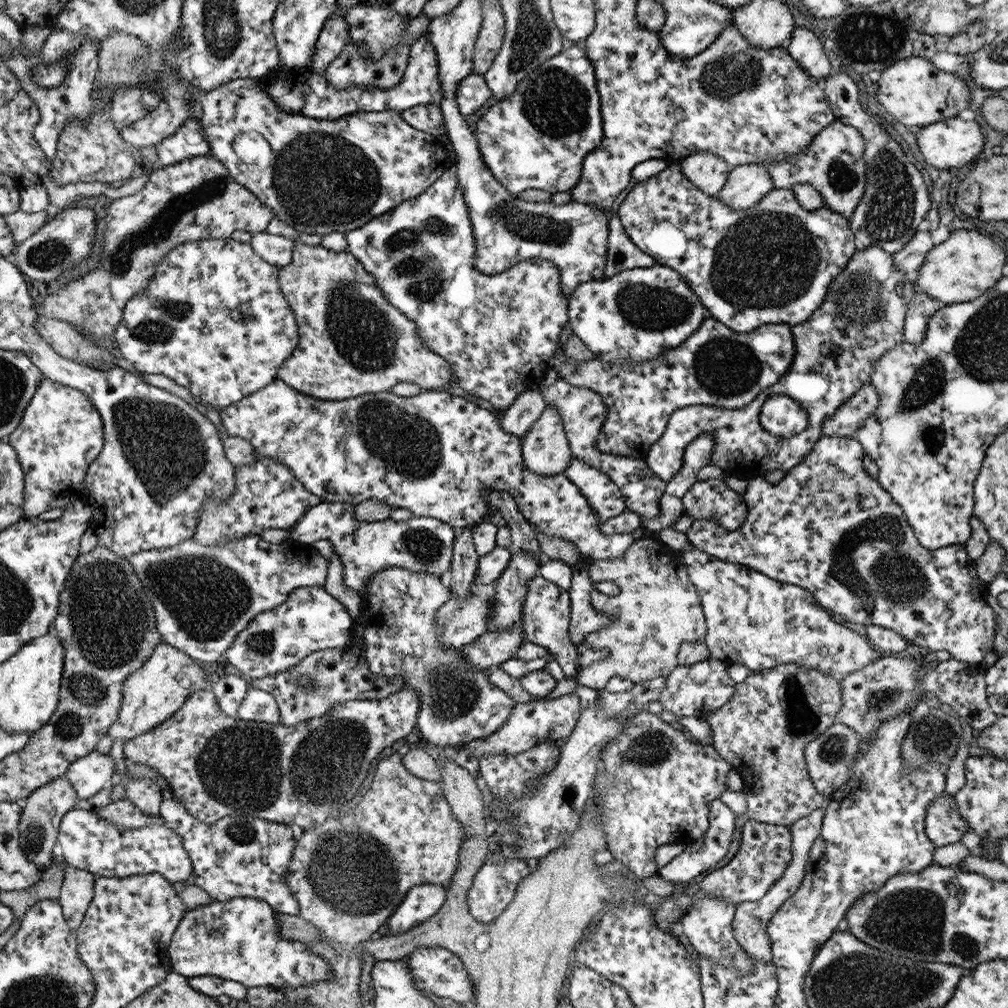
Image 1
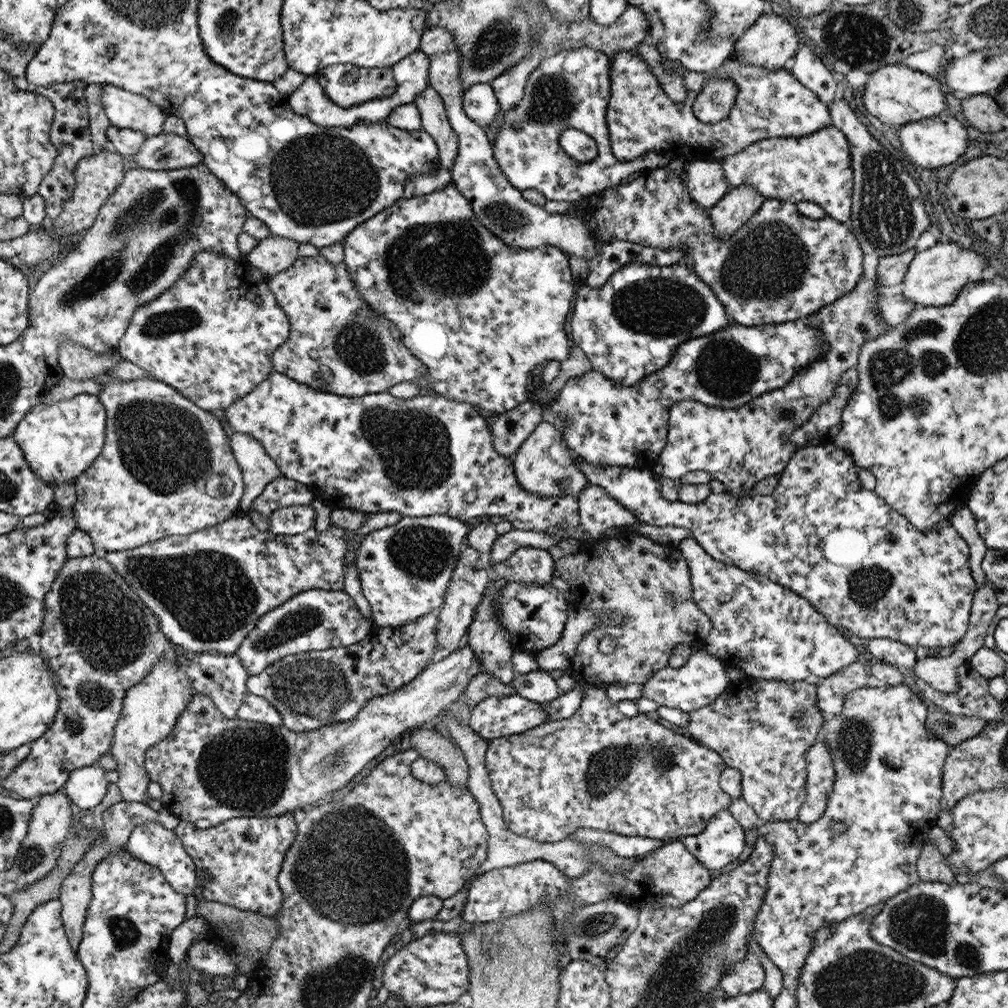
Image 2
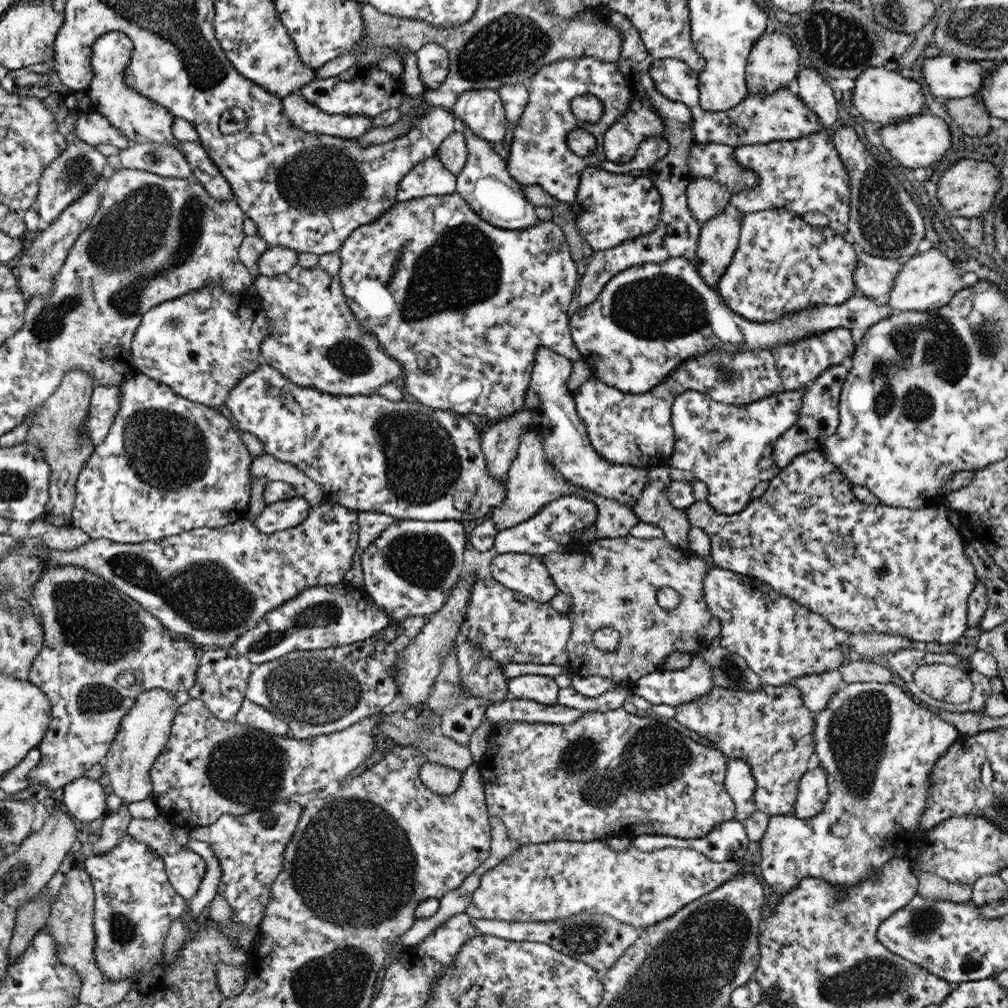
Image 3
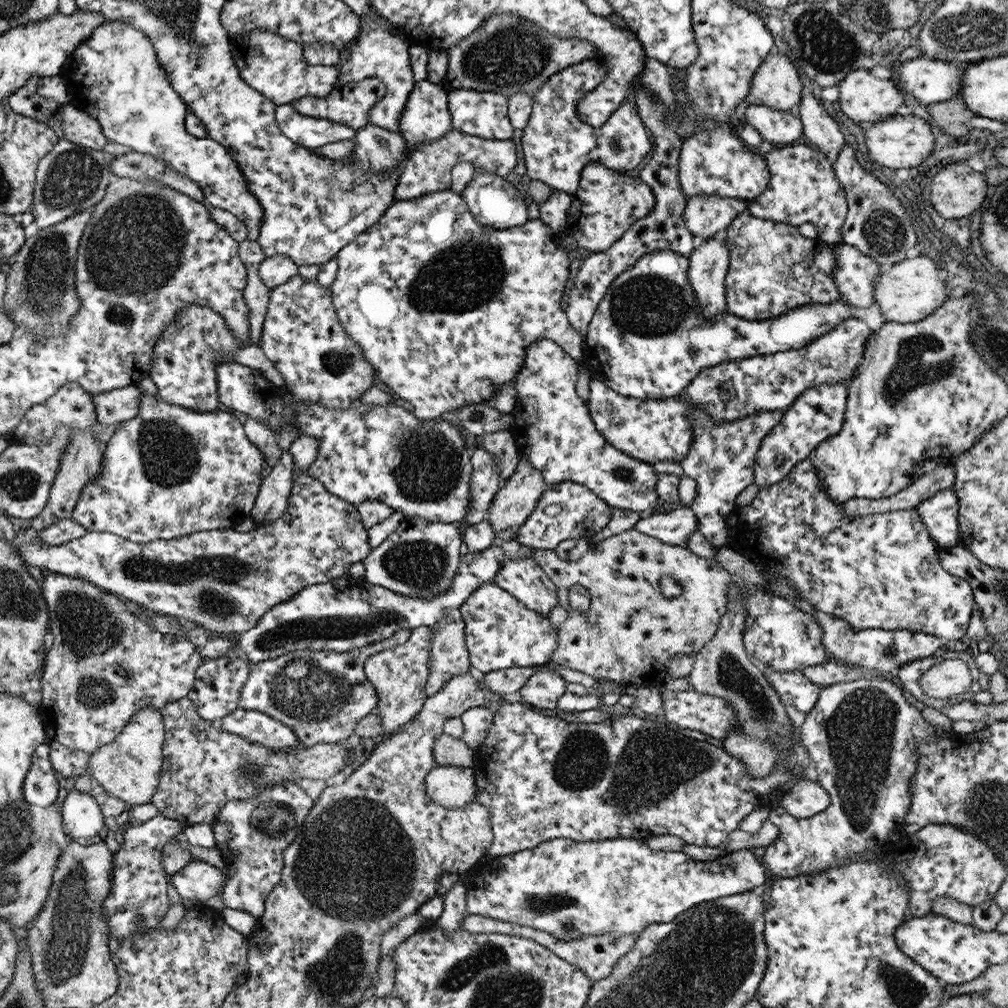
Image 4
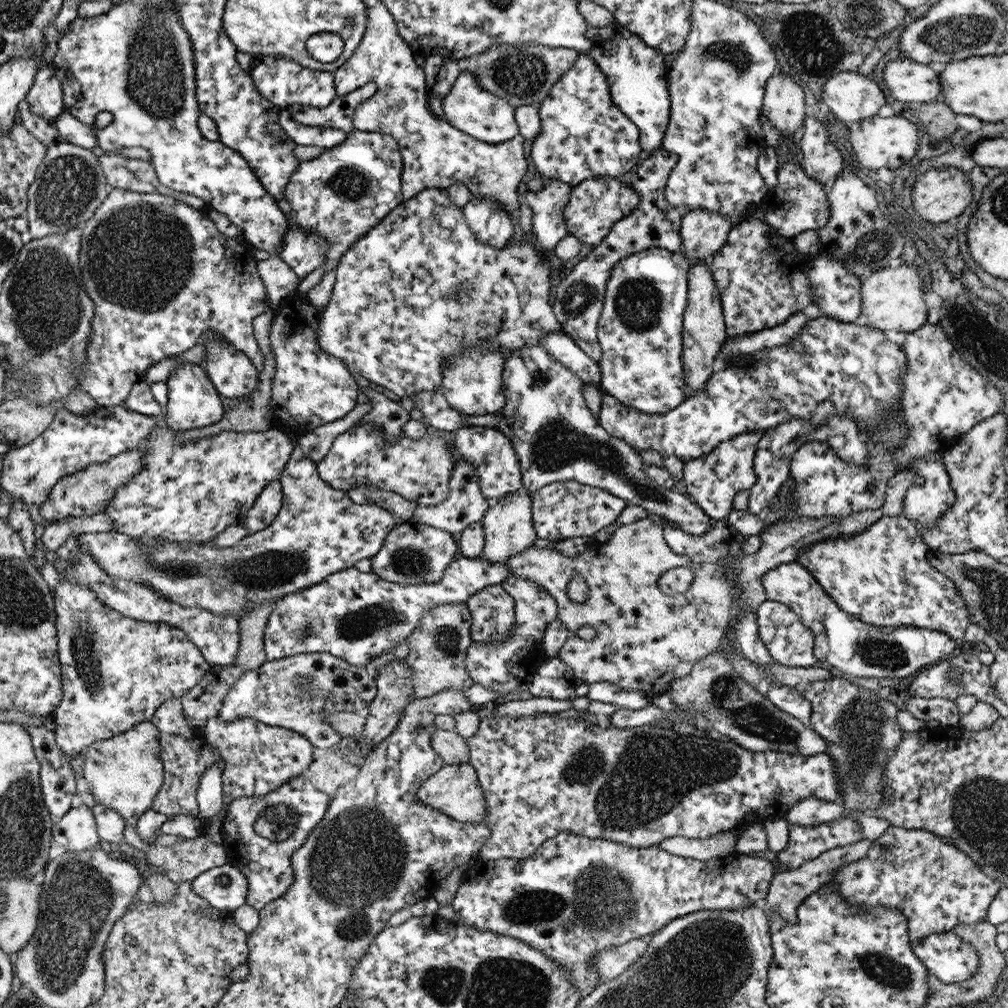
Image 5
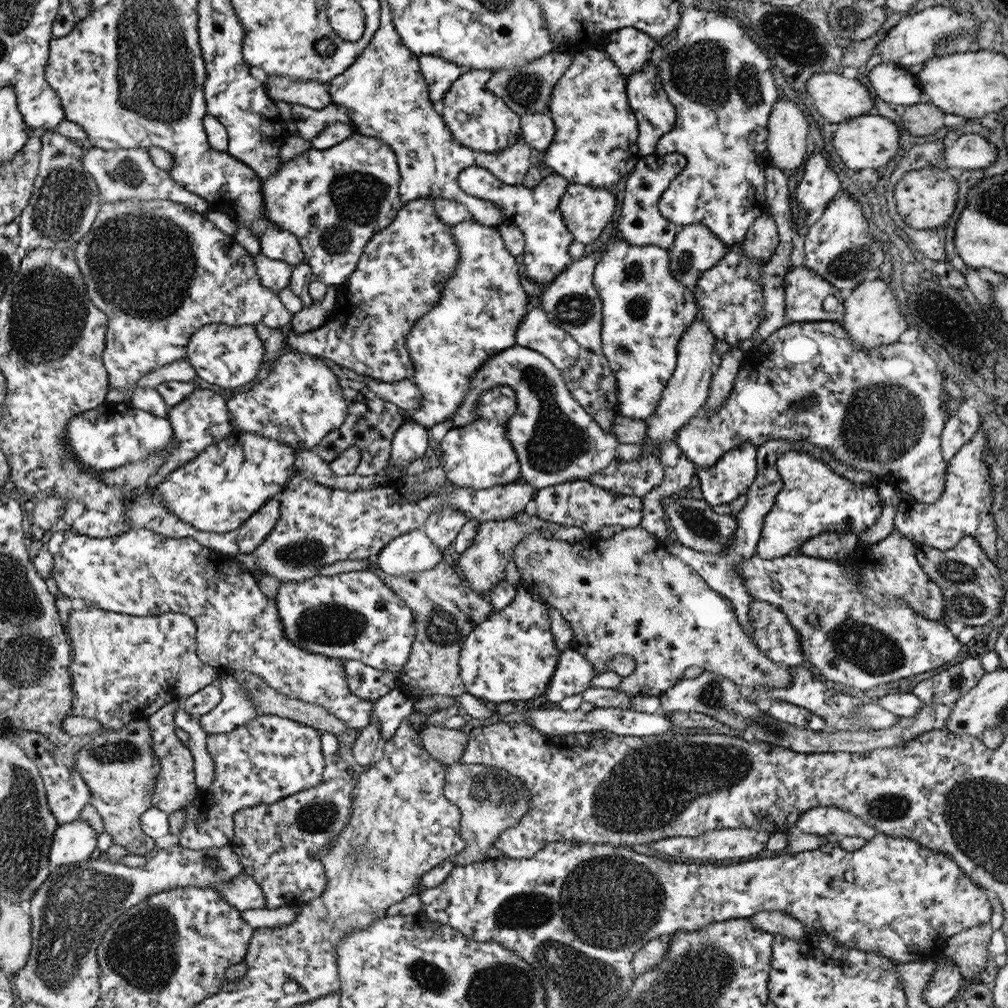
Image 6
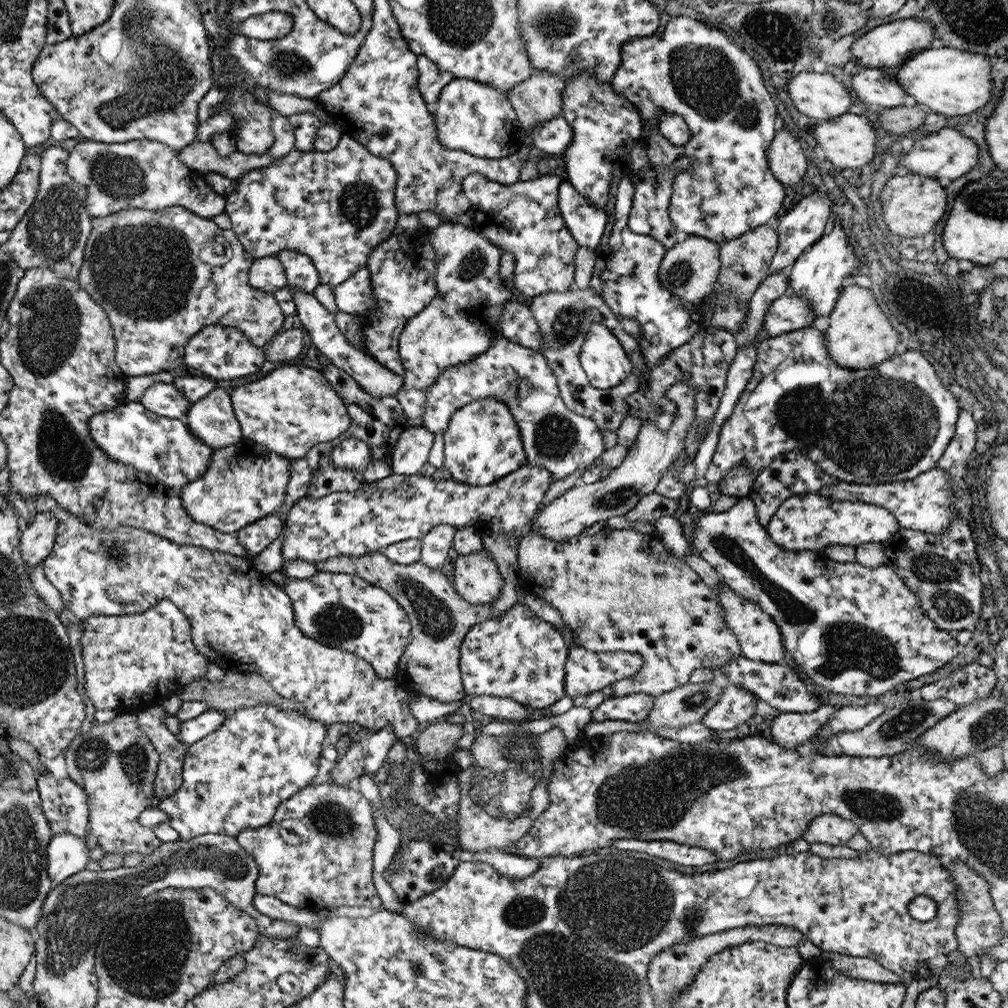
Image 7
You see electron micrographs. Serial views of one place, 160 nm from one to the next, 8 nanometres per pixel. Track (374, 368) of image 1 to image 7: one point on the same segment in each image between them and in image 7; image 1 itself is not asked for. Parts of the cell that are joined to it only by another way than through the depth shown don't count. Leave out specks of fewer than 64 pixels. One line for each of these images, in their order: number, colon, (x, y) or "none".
2: (337, 343)
3: (316, 341)
4: (301, 334)
5: (310, 388)
6: (301, 401)
7: (294, 408)

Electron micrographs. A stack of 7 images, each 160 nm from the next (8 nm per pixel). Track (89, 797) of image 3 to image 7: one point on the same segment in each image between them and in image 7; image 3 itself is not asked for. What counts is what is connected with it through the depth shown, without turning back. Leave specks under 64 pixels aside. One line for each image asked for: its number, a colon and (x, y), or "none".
4: (82, 817)
5: (77, 830)
6: (75, 841)
7: (67, 854)

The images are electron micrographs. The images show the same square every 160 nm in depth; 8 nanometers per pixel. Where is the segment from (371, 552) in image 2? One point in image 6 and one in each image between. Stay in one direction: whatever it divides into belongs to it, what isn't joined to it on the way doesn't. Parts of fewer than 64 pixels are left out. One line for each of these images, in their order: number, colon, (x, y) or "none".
3: (409, 570)
4: (420, 559)
5: (414, 553)
6: (412, 552)

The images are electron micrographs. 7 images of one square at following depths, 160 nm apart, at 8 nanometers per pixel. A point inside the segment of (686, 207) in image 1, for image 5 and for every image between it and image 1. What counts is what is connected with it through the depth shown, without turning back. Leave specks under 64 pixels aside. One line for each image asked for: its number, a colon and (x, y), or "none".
2: (781, 266)
3: (782, 264)
4: (773, 269)
5: (761, 275)

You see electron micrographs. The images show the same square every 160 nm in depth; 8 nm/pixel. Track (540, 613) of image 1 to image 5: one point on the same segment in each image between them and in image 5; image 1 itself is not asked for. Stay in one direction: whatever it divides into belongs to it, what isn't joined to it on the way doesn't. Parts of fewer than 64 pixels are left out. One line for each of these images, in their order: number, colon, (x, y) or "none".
2: (535, 615)
3: (510, 627)
4: (501, 633)
5: (493, 610)

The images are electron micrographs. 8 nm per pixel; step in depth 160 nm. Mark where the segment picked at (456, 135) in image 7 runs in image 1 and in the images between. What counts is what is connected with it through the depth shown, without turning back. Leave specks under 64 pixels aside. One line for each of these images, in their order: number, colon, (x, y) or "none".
1: (473, 92)
2: (480, 101)
3: (483, 111)
4: (485, 114)
5: (468, 107)
6: (490, 125)

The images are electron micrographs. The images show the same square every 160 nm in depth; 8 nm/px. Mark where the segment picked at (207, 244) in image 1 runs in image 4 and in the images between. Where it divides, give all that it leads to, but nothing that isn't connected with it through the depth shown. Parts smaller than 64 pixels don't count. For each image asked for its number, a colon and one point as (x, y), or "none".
2: (212, 336)
3: (202, 344)
4: (186, 359)

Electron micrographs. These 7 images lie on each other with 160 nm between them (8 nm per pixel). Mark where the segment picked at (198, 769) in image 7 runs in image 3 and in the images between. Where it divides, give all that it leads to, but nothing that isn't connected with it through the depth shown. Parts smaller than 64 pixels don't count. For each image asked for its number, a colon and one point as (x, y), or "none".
3: (256, 717)
4: (257, 727)
5: (258, 757)
6: (270, 758)

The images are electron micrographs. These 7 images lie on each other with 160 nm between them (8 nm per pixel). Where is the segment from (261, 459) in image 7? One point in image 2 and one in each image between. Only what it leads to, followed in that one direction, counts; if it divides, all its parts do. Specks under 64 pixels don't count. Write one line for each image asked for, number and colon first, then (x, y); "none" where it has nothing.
2: (158, 440)
3: (169, 465)
4: (171, 472)
5: (194, 493)
6: (229, 482)

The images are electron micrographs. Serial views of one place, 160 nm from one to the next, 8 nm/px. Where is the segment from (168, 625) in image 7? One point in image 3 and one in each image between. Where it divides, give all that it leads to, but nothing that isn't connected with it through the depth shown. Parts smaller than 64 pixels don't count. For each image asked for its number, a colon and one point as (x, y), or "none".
3: (101, 649)
4: (104, 663)
5: (116, 671)
6: (125, 667)

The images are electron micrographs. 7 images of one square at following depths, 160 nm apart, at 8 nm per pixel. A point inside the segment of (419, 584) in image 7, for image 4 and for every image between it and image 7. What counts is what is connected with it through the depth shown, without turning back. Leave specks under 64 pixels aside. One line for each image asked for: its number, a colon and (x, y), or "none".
4: (450, 657)
5: (437, 657)
6: (445, 609)

